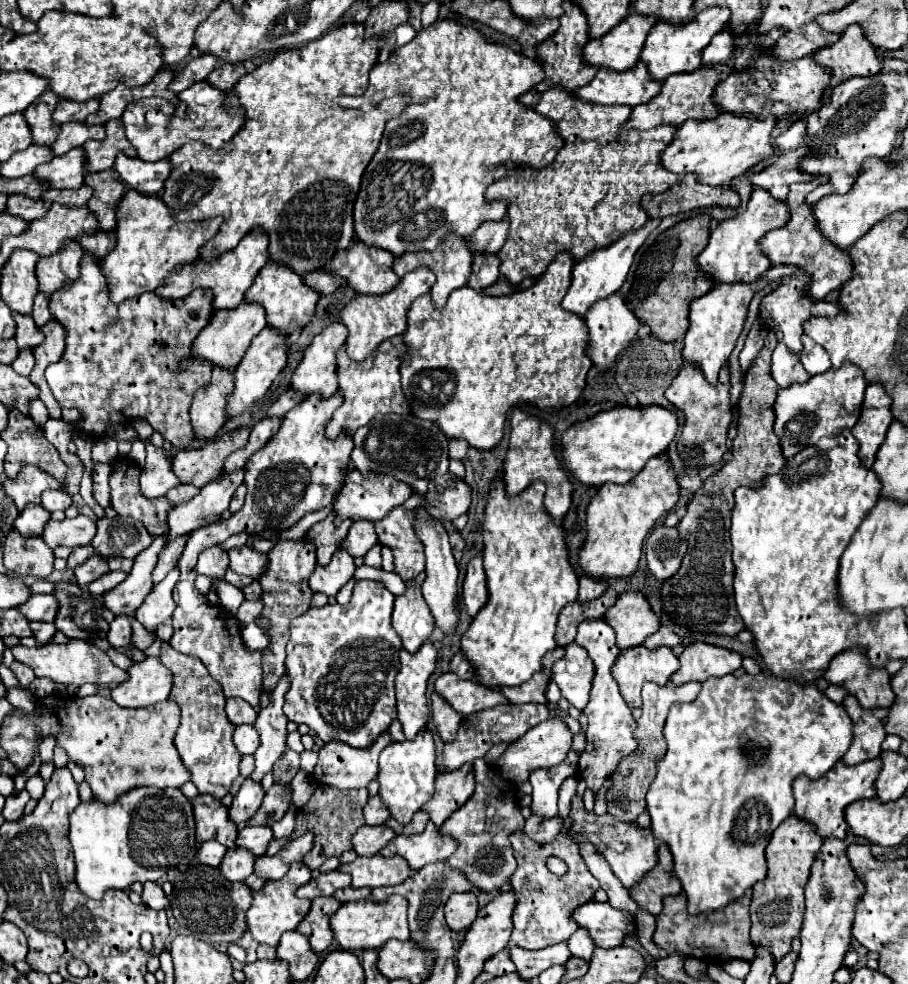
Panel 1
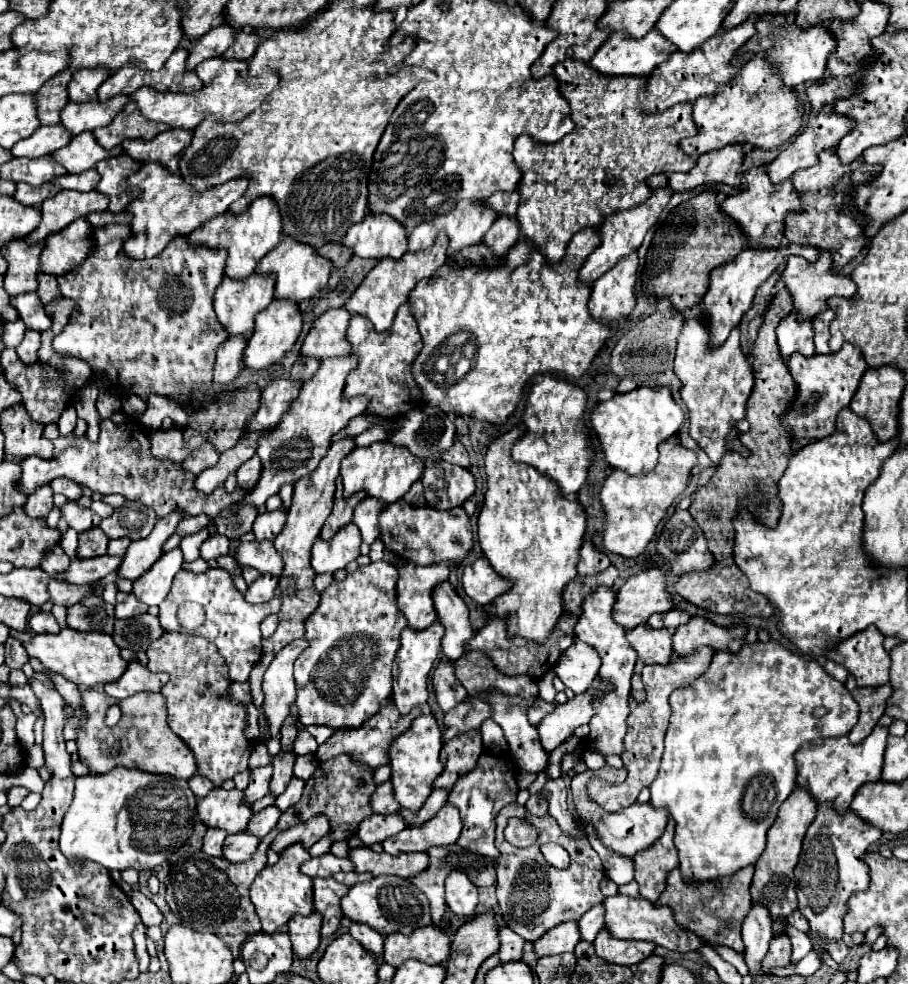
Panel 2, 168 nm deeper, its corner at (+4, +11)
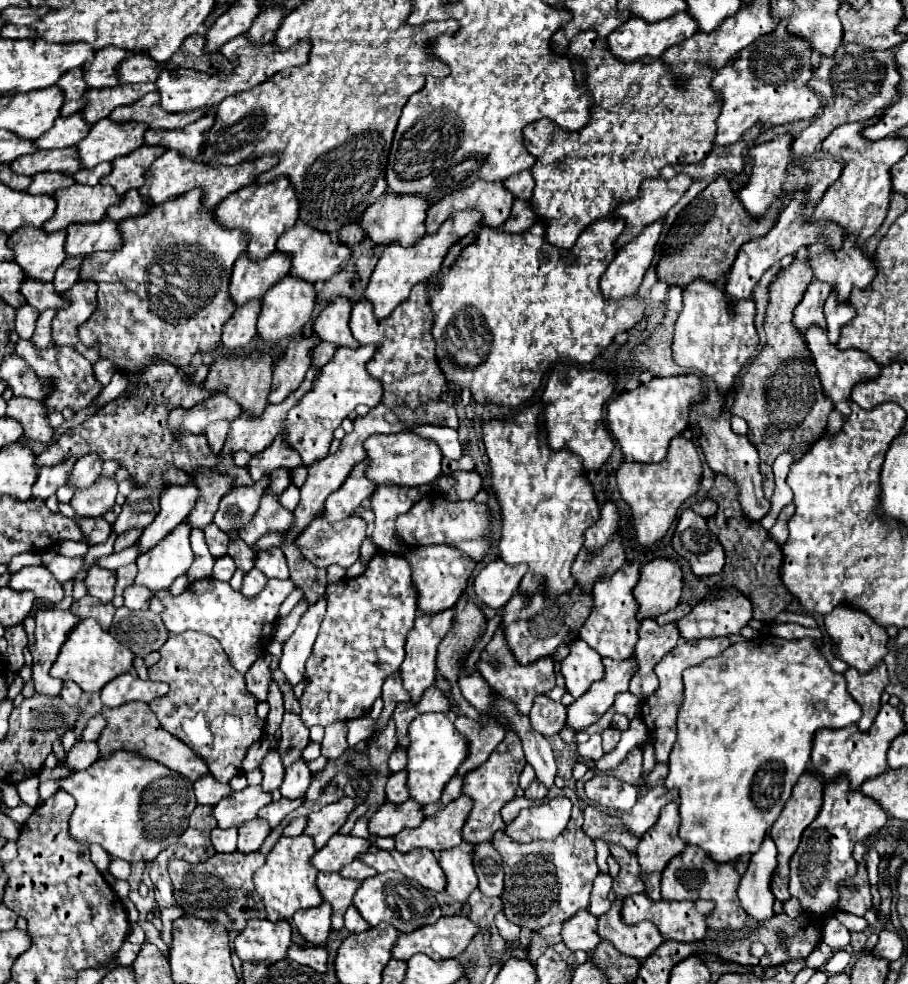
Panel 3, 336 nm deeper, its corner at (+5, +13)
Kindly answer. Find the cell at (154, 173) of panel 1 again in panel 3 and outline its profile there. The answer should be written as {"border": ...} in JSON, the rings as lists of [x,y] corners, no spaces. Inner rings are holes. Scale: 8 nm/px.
{"border":[[[215,114],[203,116],[201,120],[187,124],[185,128],[169,130],[161,144],[167,148],[175,148],[187,158],[197,158],[203,148],[203,136],[207,134],[207,128],[211,128],[211,124],[215,124]]]}

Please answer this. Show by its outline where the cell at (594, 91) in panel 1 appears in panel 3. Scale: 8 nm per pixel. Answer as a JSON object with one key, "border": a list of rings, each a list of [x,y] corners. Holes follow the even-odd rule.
{"border":[[[677,12],[675,16],[667,18],[667,20],[659,20],[659,24],[647,24],[645,20],[635,20],[633,16],[621,24],[609,38],[609,50],[623,62],[633,62],[639,60],[641,56],[661,56],[669,46],[673,44],[681,44],[683,40],[687,40],[689,36],[695,34],[695,20],[691,20],[691,16],[687,16],[685,12]]]}

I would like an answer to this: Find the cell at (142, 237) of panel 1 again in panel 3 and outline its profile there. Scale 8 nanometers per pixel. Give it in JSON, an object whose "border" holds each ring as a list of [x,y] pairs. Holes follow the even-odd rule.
{"border":[[[167,150],[147,170],[145,184],[139,188],[139,192],[149,200],[151,206],[155,206],[155,204],[163,204],[169,198],[175,198],[175,196],[185,194],[185,192],[189,192],[189,190],[193,190],[193,188],[199,186],[205,192],[205,206],[207,208],[215,208],[225,196],[229,196],[231,192],[235,192],[235,190],[251,184],[255,180],[255,176],[259,176],[261,172],[271,170],[275,164],[277,164],[275,156],[261,156],[261,160],[251,160],[251,162],[235,164],[231,168],[207,168],[207,164],[203,164],[203,162],[187,160],[187,158],[179,156],[173,150]]]}

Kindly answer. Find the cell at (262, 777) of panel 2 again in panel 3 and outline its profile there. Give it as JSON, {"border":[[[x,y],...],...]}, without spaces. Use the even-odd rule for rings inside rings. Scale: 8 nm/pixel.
{"border":[[[267,752],[267,756],[261,762],[261,772],[263,772],[263,790],[273,792],[275,788],[281,786],[283,776],[285,776],[285,766],[279,756],[279,752]]]}

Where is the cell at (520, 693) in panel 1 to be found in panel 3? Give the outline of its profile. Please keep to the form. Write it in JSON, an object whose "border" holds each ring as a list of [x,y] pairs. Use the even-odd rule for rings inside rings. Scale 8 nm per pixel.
{"border":[[[579,584],[571,588],[571,592],[551,600],[543,592],[535,592],[527,604],[527,596],[515,594],[507,606],[503,608],[503,622],[501,628],[505,630],[505,638],[521,664],[529,664],[541,656],[551,656],[555,648],[563,644],[571,644],[579,638],[579,628],[585,624],[587,616],[591,614],[591,594],[585,594]]]}

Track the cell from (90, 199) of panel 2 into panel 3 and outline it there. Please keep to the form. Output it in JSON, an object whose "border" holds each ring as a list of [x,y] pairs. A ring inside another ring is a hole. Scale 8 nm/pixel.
{"border":[[[73,184],[69,188],[61,188],[53,196],[57,200],[57,210],[53,218],[43,224],[47,232],[57,232],[77,222],[99,222],[105,218],[109,206],[123,200],[111,186],[103,184]]]}

